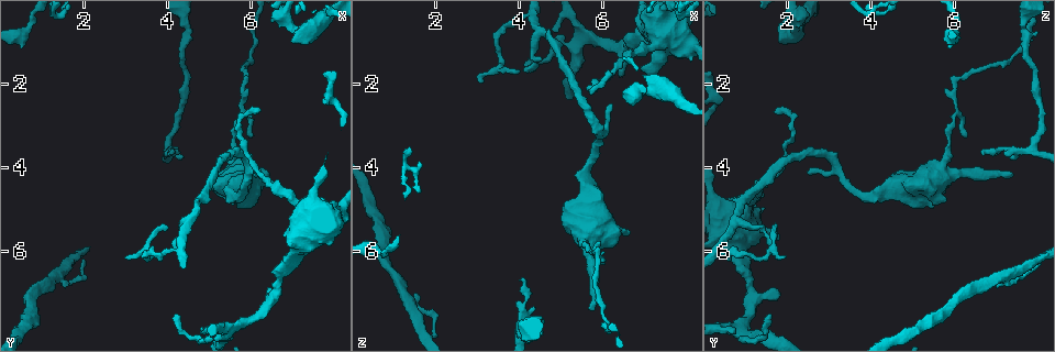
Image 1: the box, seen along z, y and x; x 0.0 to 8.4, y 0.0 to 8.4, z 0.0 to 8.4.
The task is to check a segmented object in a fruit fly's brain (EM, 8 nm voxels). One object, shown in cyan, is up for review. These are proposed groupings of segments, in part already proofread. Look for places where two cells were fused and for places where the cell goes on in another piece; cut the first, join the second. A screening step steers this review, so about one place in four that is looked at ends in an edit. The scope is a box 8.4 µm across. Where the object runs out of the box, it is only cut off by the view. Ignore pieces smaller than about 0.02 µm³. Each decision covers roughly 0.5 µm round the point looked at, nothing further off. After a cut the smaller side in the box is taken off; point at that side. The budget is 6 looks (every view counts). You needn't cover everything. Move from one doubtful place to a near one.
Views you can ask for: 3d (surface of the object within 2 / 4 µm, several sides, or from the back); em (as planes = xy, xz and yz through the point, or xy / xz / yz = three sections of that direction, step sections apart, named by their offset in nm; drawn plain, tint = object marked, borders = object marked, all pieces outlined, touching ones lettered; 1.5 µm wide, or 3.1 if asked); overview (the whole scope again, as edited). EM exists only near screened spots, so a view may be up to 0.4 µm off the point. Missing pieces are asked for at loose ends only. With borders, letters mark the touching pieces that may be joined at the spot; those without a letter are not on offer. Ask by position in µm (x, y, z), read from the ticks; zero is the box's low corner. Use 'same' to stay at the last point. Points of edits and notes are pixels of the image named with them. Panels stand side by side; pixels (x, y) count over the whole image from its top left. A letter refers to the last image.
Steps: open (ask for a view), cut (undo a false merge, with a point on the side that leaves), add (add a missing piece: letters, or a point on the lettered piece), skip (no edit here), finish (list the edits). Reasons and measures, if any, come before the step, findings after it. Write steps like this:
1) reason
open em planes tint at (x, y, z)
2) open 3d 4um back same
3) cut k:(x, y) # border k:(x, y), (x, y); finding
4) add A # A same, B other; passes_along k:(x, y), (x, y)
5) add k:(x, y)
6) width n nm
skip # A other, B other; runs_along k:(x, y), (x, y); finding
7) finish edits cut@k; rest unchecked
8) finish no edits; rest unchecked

free end
open em planes borders at (4.15, 7.55, 1.60)

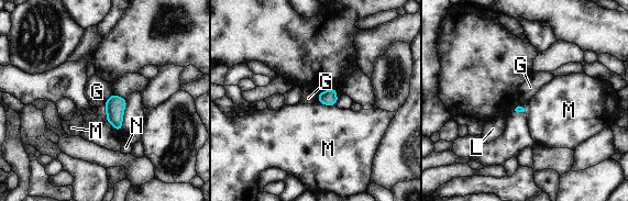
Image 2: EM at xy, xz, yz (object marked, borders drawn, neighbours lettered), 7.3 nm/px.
skip # G other, L other, M other, N other; border 2:(112, 93), (103, 104); none of them fits

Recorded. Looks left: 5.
open em 3.1um yz step 8 borders at (3.15, 6.10, 1.95)

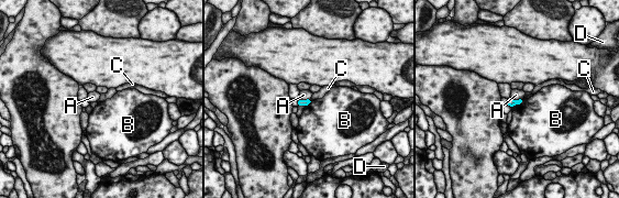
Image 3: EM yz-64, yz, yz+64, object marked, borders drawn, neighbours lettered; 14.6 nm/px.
width 100 nm
skip # A other, B other, C other, D other; none of them fits

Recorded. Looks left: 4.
stops while still wide
open em xz step 4 tint at (7.00, 5.50, 1.70)

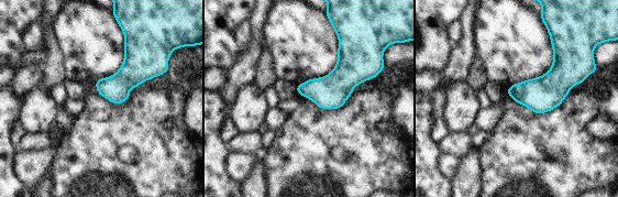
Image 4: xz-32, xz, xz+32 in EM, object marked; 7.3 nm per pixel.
another direction
open em yz step 8 borders same

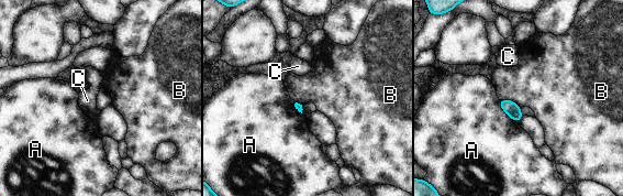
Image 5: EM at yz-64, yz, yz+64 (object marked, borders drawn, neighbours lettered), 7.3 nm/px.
longest_contact A 220 nm
skip # A other, B other, C other; border 5:(500, 99), (511, 99), (521, 107); none of them fits

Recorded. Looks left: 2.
finish no edits; rest unchecked

